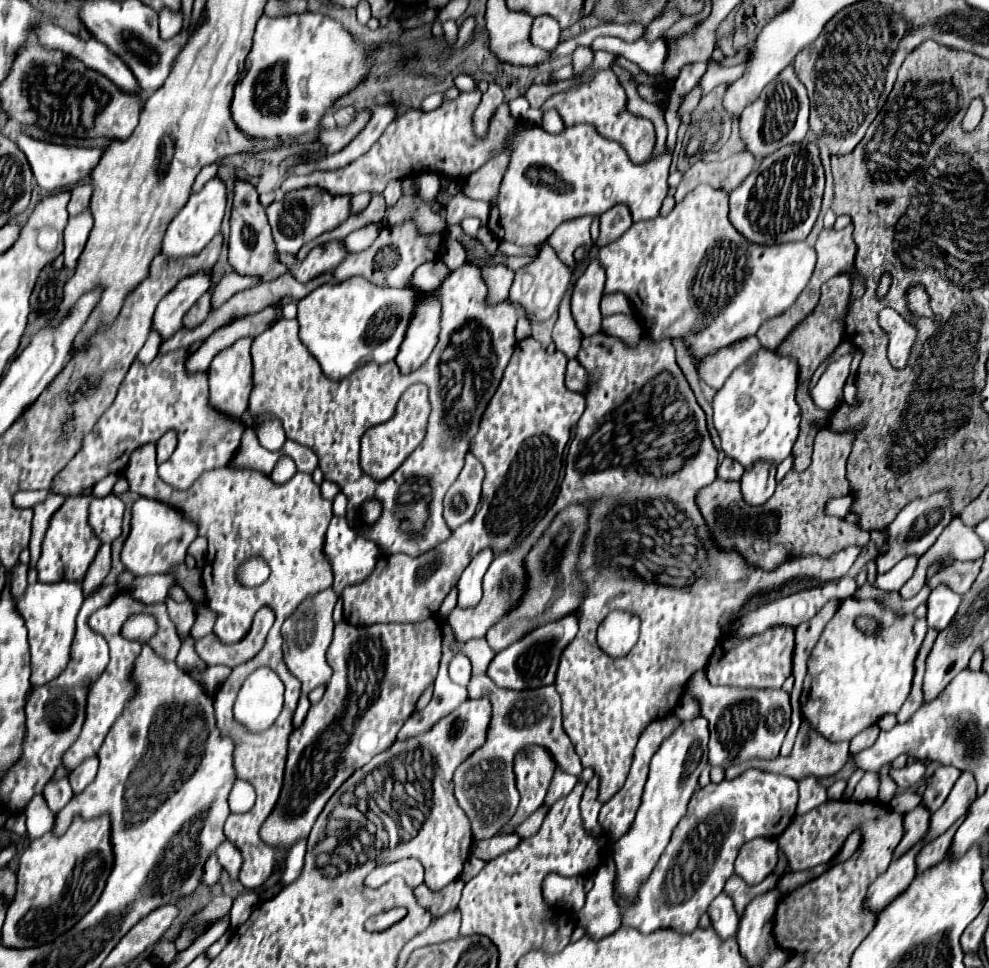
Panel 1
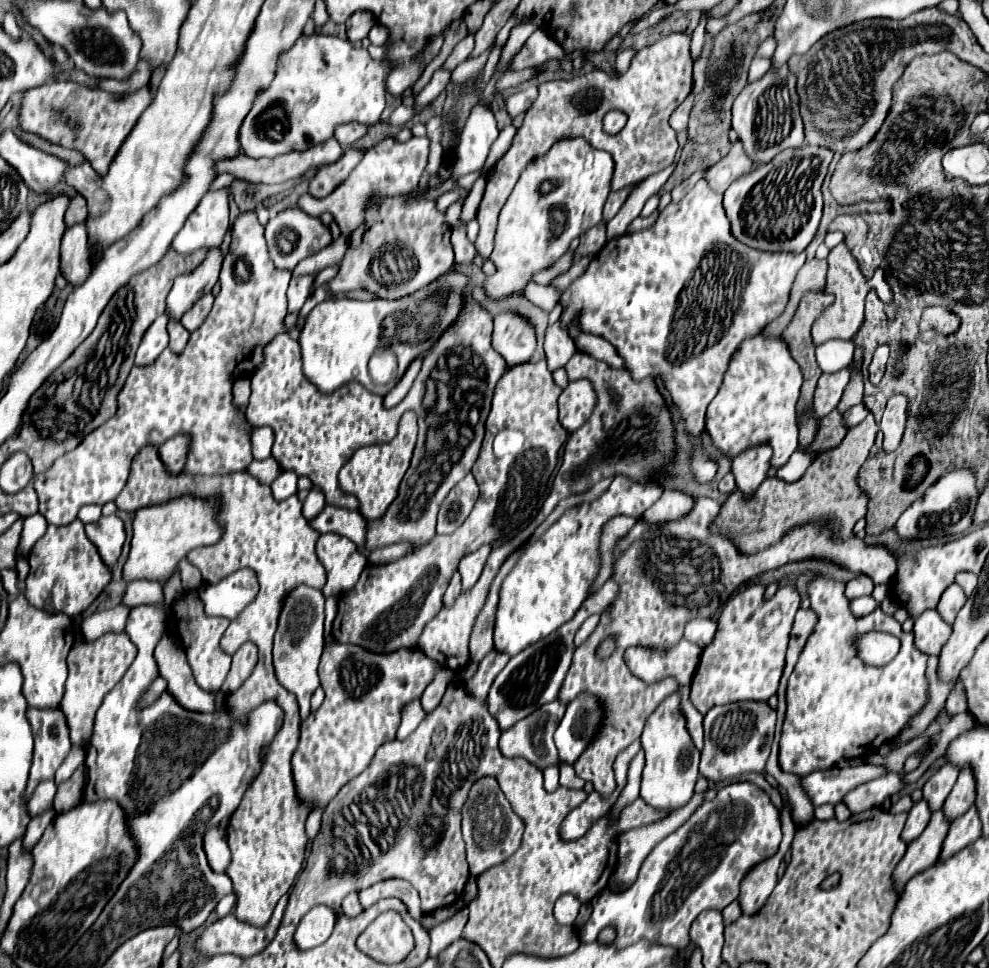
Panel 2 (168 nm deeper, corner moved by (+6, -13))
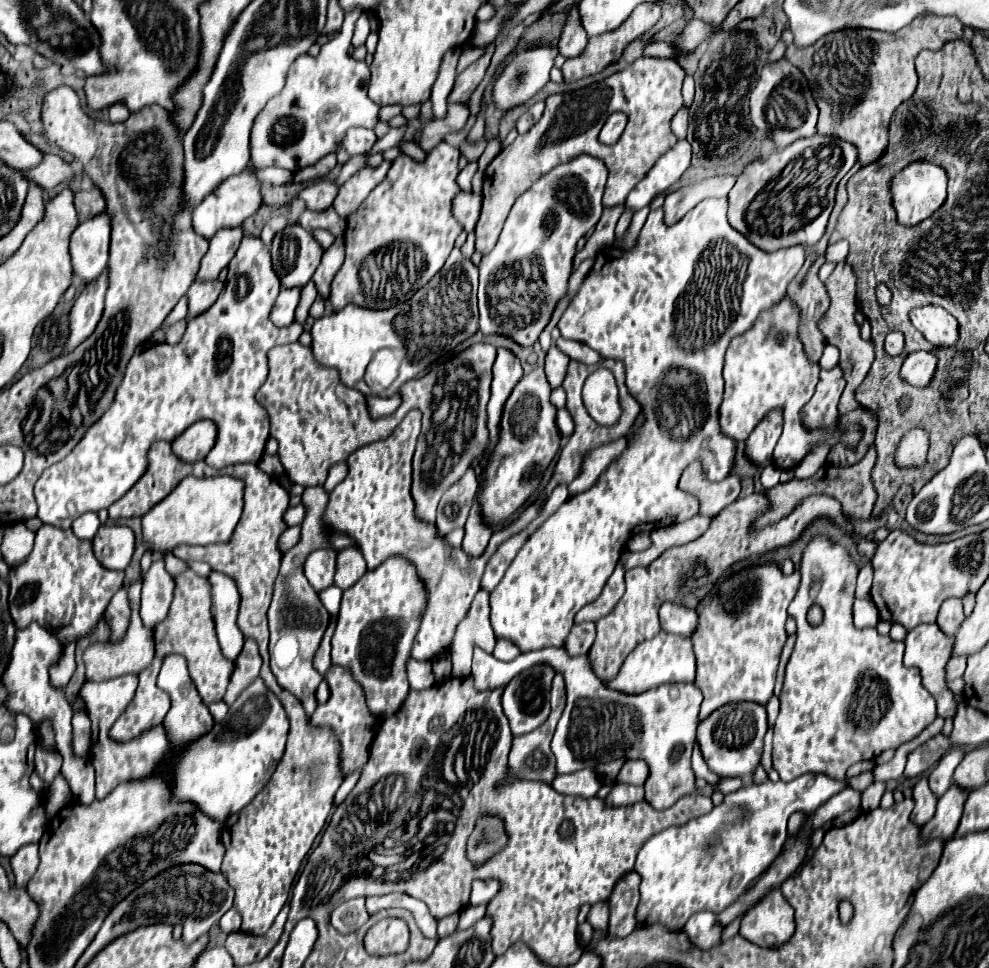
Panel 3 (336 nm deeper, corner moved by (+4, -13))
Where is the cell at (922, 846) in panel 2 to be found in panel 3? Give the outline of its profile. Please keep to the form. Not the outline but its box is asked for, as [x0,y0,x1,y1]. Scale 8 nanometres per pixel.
[922,784,968,840]

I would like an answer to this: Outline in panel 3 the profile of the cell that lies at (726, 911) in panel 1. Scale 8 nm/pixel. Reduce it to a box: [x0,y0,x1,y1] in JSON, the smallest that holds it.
[680,912,722,950]

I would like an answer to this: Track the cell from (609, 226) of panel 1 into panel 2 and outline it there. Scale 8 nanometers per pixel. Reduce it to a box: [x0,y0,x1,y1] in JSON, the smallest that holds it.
[544,320,576,372]

